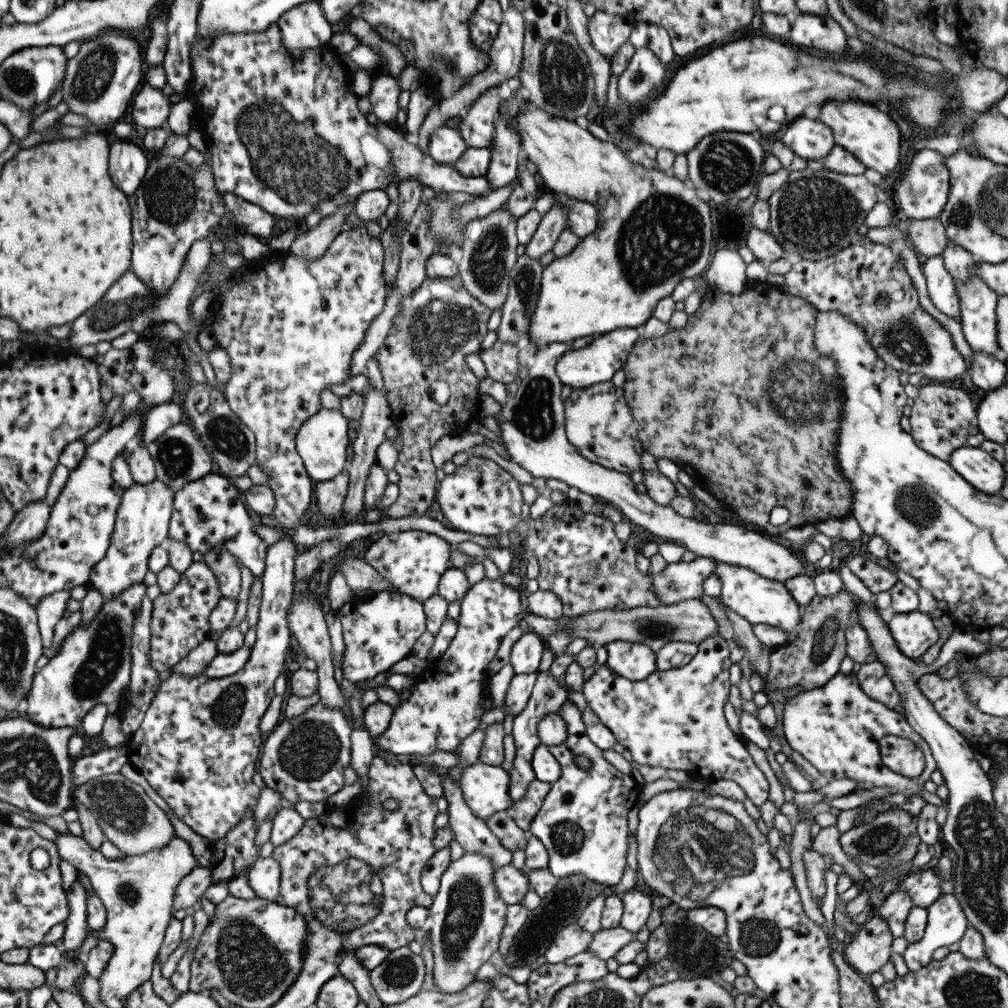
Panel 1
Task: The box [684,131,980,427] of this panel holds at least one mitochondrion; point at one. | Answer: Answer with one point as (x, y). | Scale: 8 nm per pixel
(814, 214)

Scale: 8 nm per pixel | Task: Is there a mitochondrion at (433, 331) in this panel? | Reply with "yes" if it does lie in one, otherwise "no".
yes

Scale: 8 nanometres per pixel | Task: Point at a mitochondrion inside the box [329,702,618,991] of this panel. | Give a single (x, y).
(465, 901)

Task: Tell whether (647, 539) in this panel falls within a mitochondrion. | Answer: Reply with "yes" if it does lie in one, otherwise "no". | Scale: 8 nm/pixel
no

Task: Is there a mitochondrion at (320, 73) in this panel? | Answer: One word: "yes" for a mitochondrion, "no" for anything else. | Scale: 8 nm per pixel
no

